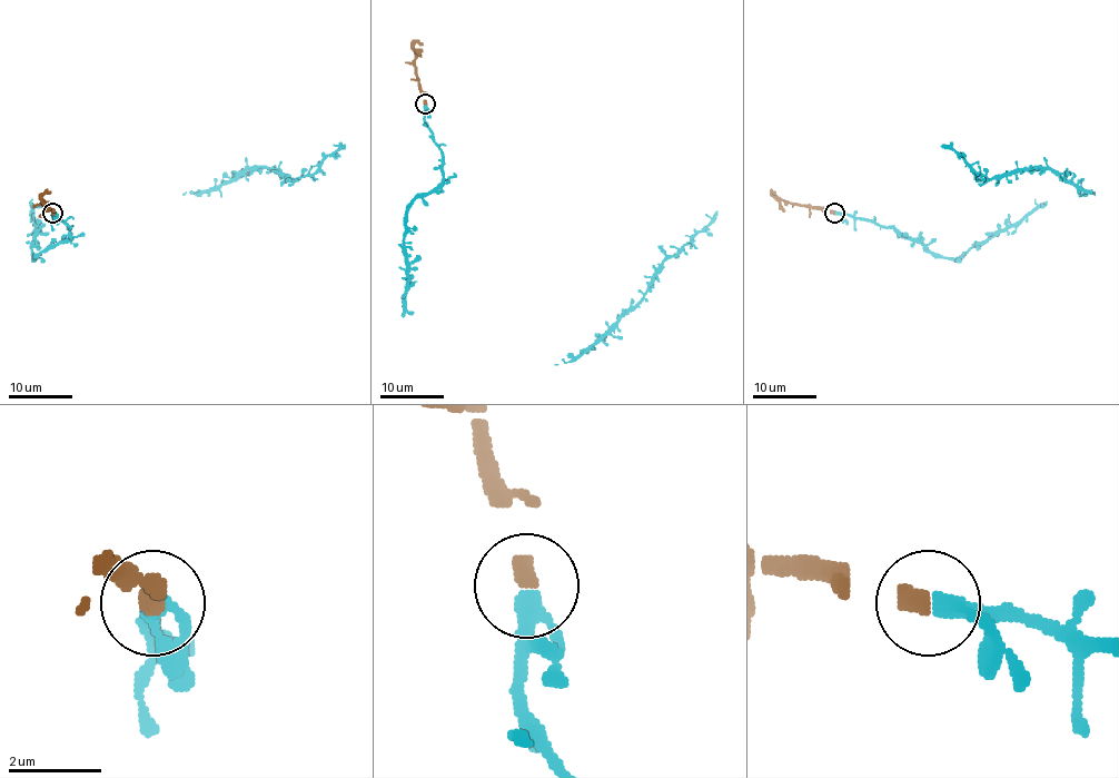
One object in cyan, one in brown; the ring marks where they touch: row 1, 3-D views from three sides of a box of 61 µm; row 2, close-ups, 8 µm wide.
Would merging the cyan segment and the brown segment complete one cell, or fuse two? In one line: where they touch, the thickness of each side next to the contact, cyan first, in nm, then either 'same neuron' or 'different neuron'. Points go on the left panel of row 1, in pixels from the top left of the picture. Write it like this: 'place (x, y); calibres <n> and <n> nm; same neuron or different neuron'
place (52, 213); calibres 300 and 360 nm; same neuron

